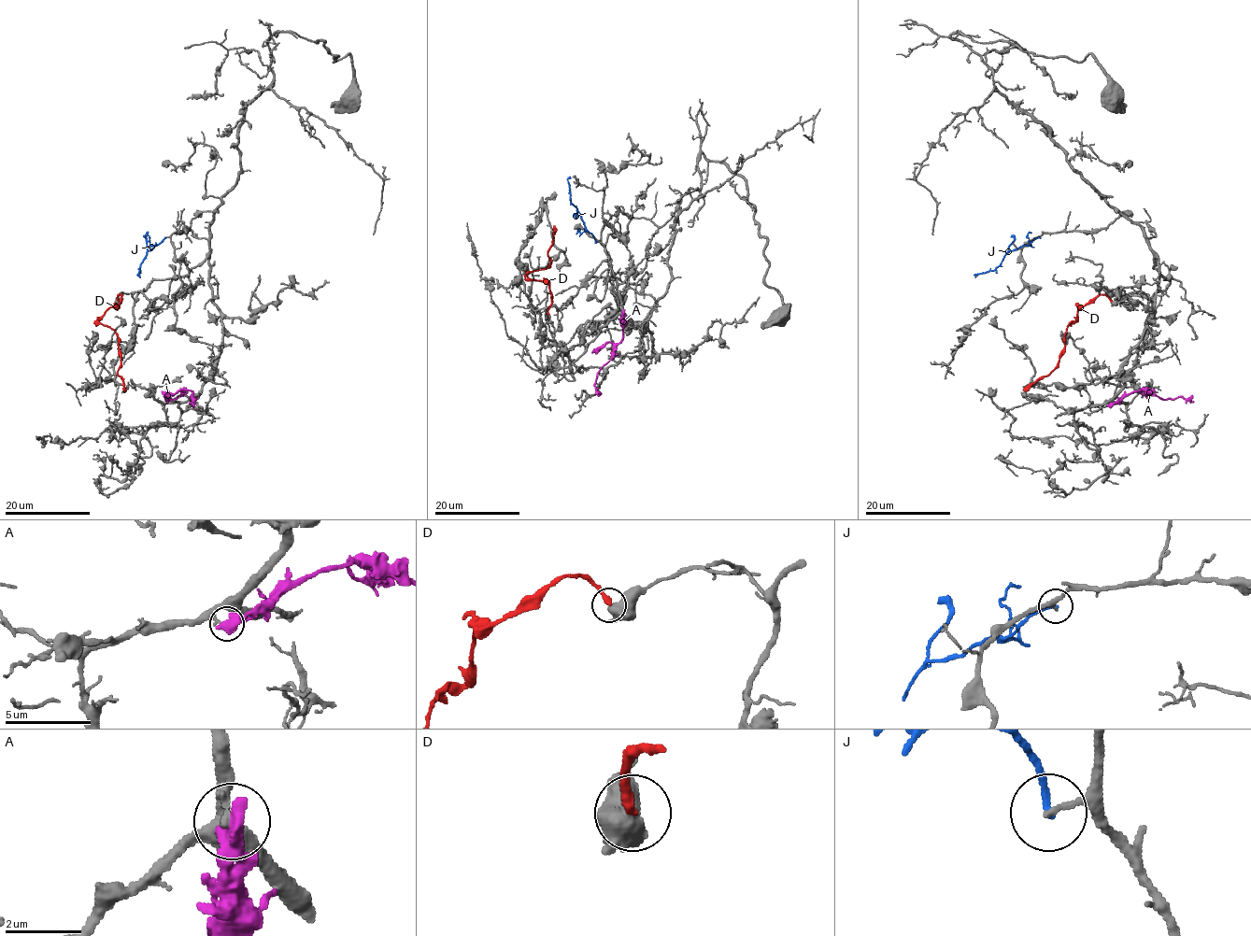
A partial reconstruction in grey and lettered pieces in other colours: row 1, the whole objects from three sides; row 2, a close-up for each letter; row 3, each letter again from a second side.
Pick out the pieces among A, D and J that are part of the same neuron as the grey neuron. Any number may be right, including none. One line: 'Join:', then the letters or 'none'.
Join: none

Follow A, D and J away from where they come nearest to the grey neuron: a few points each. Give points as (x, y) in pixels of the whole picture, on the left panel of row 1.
A: (192, 405), (191, 390), (173, 399), (164, 397), (168, 402)
D: (118, 301), (121, 294), (118, 305), (94, 321), (116, 333), (121, 359), (118, 375), (124, 390)
J: (164, 237), (149, 250), (137, 275), (140, 277)

